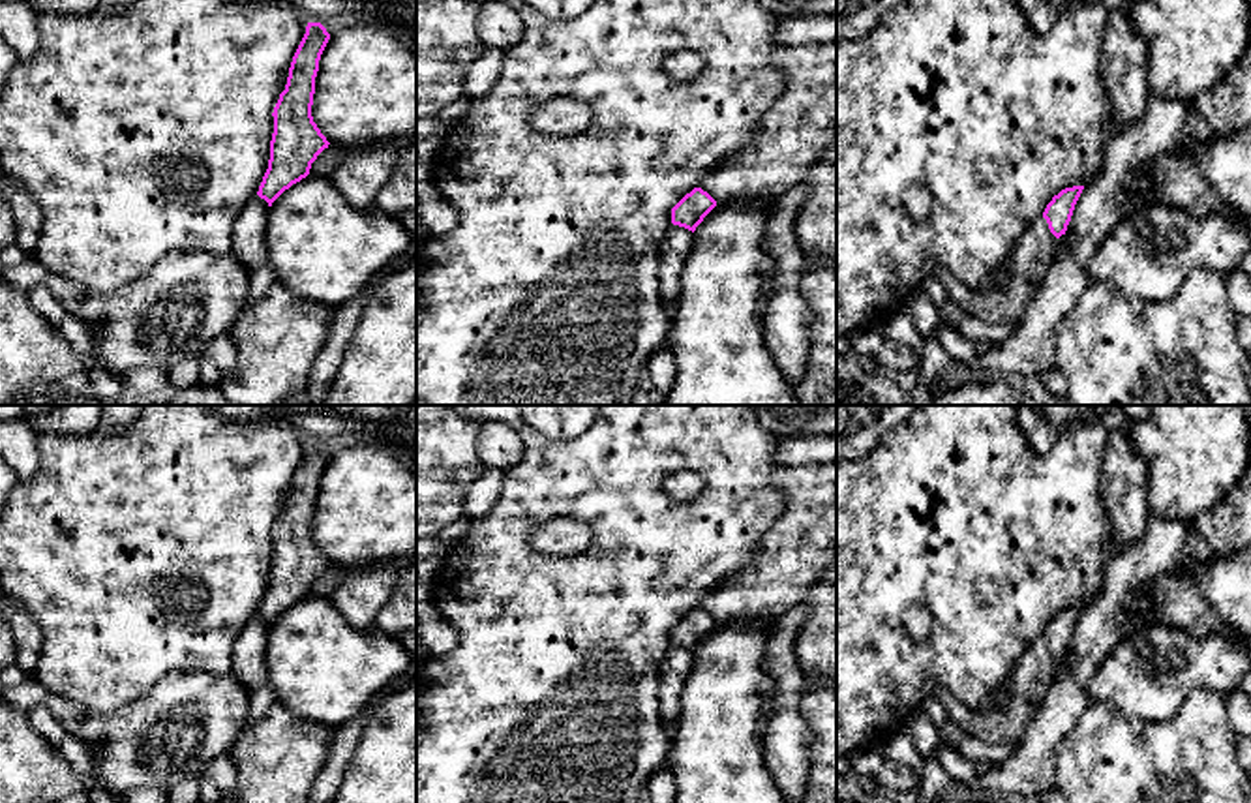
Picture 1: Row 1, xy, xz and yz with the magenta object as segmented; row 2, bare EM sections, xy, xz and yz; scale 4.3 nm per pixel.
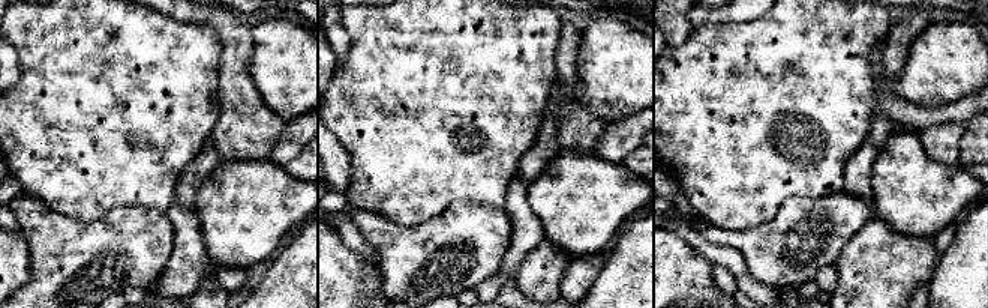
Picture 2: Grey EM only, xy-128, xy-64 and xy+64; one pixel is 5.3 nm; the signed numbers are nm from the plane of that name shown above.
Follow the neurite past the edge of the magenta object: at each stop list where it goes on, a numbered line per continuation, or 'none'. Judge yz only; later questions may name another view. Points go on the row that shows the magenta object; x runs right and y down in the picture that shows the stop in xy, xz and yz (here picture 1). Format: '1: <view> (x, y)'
1: yz (1036, 248)

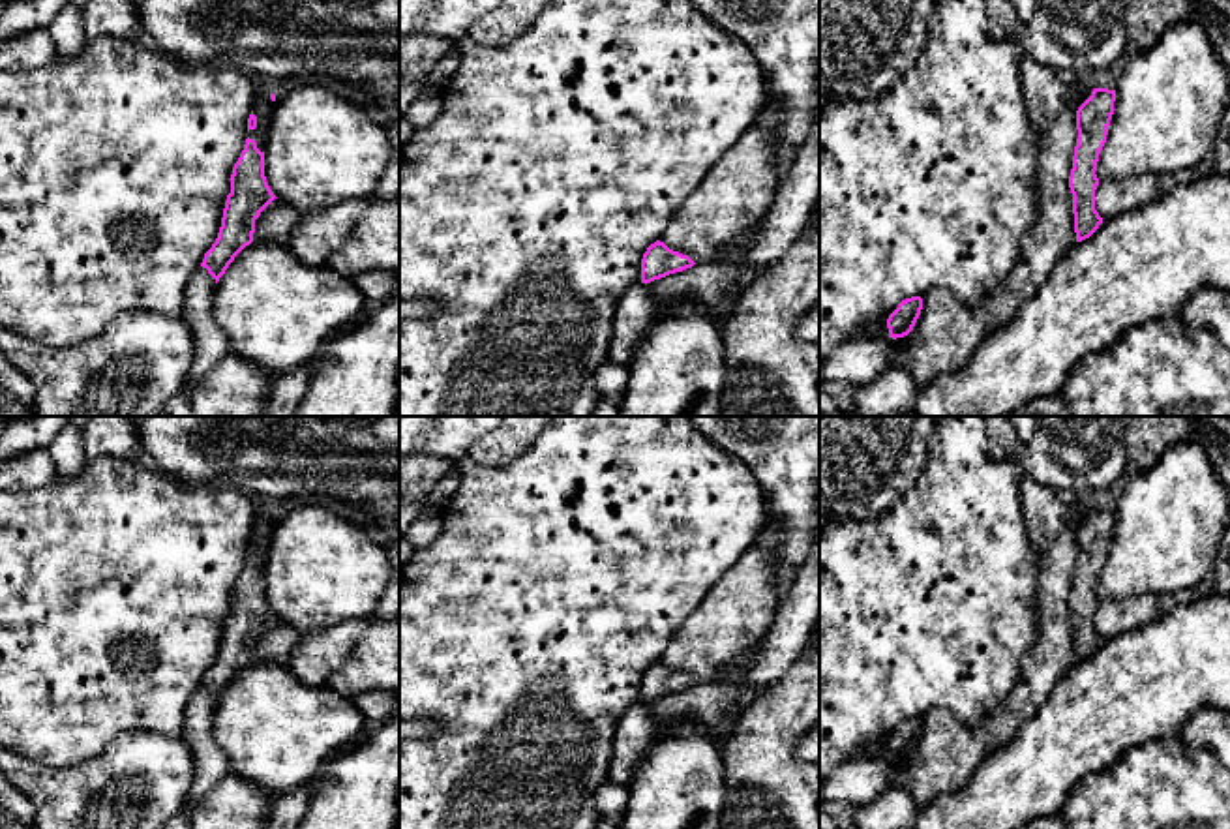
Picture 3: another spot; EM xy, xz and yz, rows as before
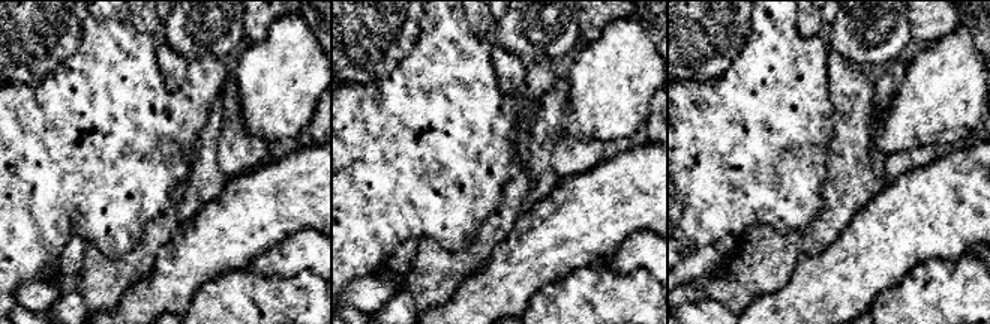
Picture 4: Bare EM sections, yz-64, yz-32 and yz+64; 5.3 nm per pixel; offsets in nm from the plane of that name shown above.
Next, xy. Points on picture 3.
none

